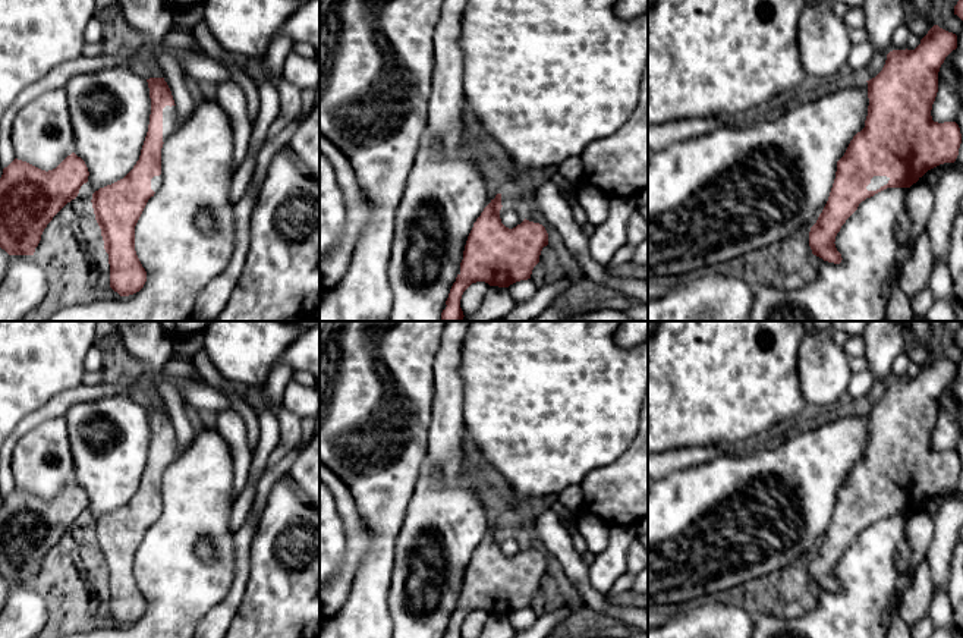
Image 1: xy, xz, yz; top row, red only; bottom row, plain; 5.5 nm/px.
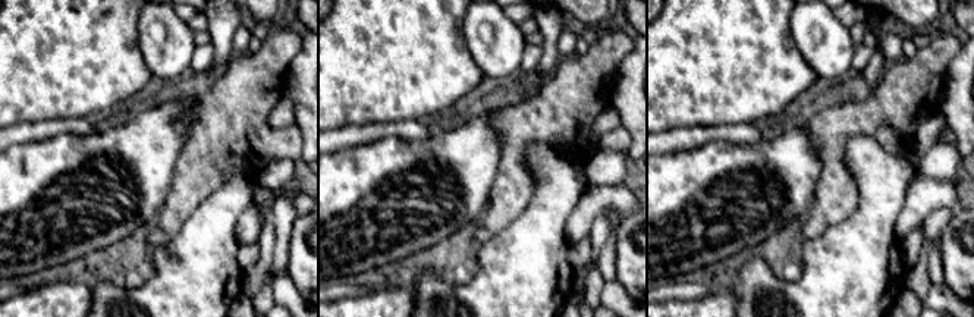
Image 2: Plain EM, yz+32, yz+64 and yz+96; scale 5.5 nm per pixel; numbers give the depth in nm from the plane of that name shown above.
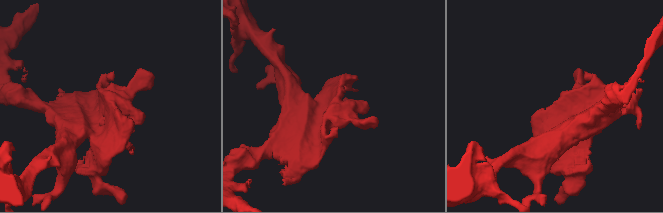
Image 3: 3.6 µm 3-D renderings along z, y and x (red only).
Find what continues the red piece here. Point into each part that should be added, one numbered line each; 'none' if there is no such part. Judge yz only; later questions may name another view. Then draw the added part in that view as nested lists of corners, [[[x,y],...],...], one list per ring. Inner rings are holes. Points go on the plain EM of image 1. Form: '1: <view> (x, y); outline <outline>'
1: yz (877, 511); outline [[[874,505],[871,507],[871,512],[866,515],[868,519],[877,519],[879,518],[881,515],[887,513],[890,509],[890,506],[887,505]]]

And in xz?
none

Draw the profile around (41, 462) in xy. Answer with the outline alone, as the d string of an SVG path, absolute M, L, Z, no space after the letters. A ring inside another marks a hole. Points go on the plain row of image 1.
M51 418L18 440L12 453L12 475L15 487L45 500L75 481L64 418Z

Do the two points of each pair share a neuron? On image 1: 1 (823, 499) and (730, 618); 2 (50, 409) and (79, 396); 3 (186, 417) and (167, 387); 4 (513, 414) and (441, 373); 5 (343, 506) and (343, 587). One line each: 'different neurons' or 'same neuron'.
1: different neurons
2: same neuron
3: same neuron
4: different neurons
5: same neuron

